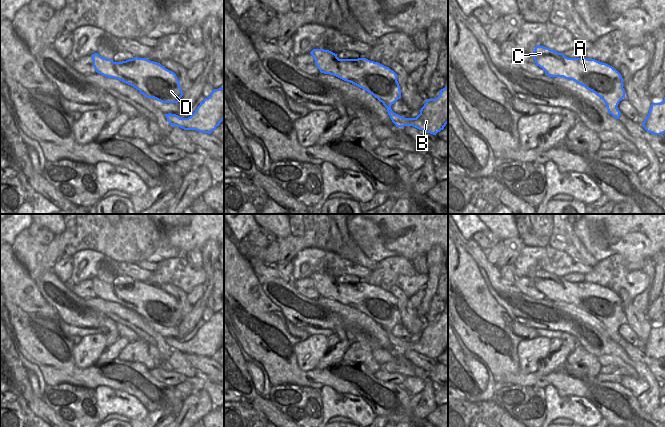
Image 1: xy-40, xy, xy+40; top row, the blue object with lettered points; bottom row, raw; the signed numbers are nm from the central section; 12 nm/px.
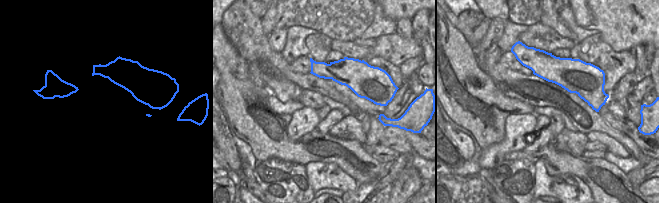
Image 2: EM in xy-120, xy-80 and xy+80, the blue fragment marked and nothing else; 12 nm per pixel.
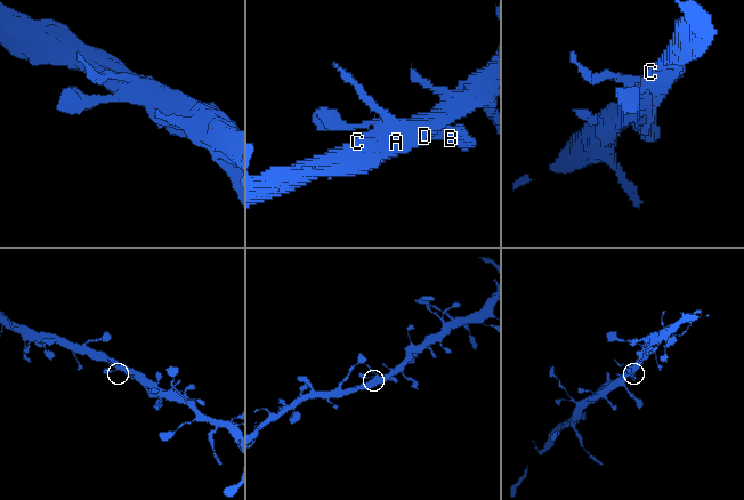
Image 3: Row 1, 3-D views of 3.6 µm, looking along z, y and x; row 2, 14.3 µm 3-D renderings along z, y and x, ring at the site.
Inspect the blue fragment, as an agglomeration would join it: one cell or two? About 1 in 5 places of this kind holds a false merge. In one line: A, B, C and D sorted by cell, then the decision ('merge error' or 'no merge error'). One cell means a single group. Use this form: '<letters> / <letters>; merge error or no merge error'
A B C D; no merge error

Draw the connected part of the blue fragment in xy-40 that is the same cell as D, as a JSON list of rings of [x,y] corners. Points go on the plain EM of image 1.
[[[98,277],[91,281],[97,297],[133,310],[146,322],[154,322],[162,327],[178,327],[183,320],[176,298],[160,287],[138,281],[114,286]]]

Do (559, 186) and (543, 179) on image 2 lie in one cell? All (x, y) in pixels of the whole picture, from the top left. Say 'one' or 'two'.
one

